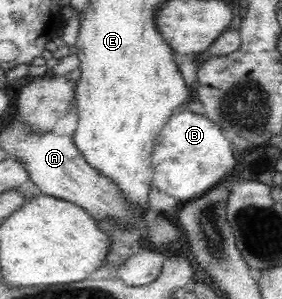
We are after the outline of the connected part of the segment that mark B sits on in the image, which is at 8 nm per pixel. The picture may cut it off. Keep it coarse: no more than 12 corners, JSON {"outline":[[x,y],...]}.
{"outline":[[185,109],[162,127],[153,187],[187,203],[232,172],[221,127]]}

